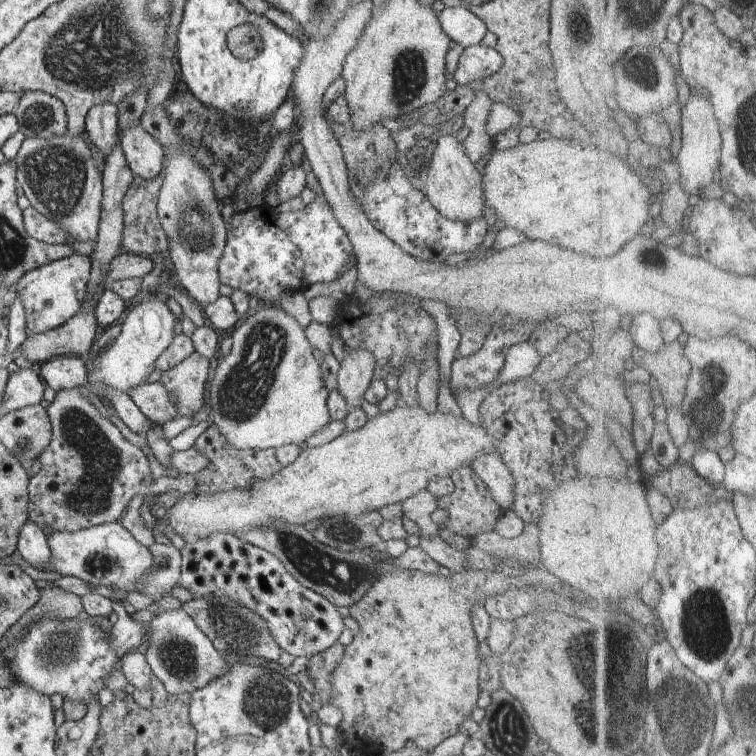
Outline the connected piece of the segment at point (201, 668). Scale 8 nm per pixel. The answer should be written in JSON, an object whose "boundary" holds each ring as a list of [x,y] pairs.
{"boundary":[[[182,607],[178,610],[160,608],[146,625],[149,627],[146,639],[148,647],[144,656],[153,675],[164,684],[169,695],[191,694],[194,690],[204,688],[214,678],[224,676],[224,672],[230,668]]]}

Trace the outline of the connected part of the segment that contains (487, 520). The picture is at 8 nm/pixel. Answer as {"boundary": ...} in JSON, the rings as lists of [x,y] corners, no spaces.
{"boundary":[[[467,466],[453,470],[450,475],[455,484],[454,490],[445,497],[437,498],[437,508],[448,512],[448,520],[442,526],[469,540],[476,535],[494,530],[496,521],[503,511],[488,492],[486,483],[474,472],[474,469]]]}

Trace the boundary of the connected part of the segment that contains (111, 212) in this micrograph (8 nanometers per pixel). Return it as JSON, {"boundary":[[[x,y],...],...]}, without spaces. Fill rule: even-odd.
{"boundary":[[[120,142],[114,146],[112,152],[105,160],[105,166],[103,167],[103,196],[101,201],[101,212],[99,219],[99,230],[98,236],[96,238],[96,245],[93,253],[87,259],[91,264],[91,274],[88,284],[87,296],[88,302],[92,306],[96,307],[98,300],[101,298],[105,289],[104,282],[106,282],[106,272],[108,272],[108,264],[114,260],[116,256],[119,256],[122,252],[122,239],[123,239],[123,229],[125,225],[123,224],[123,199],[124,194],[128,191],[130,187],[131,180],[134,177],[133,173],[129,170],[128,162],[124,157],[124,152],[122,151],[122,146]]]}

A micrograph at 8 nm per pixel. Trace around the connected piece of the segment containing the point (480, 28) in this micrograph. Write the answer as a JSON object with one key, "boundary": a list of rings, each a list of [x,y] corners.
{"boundary":[[[452,4],[437,14],[443,33],[463,48],[476,46],[486,36],[486,25],[464,4]]]}

